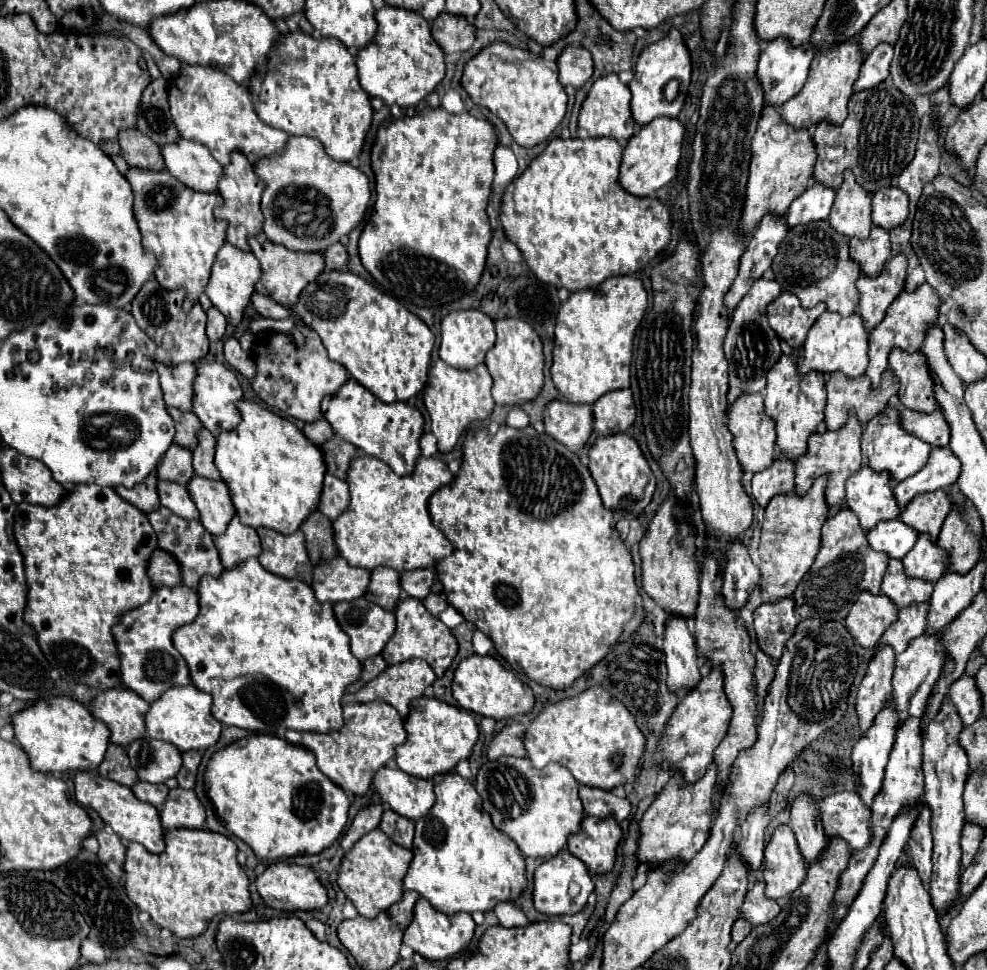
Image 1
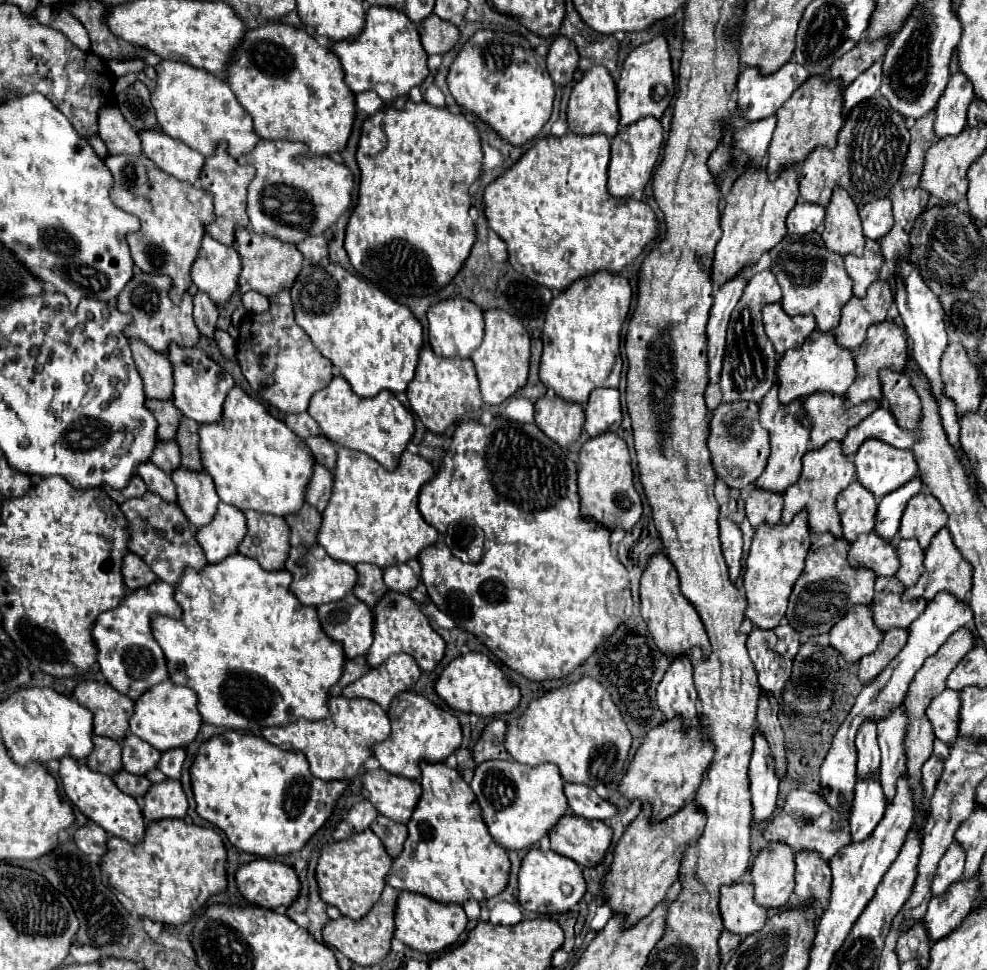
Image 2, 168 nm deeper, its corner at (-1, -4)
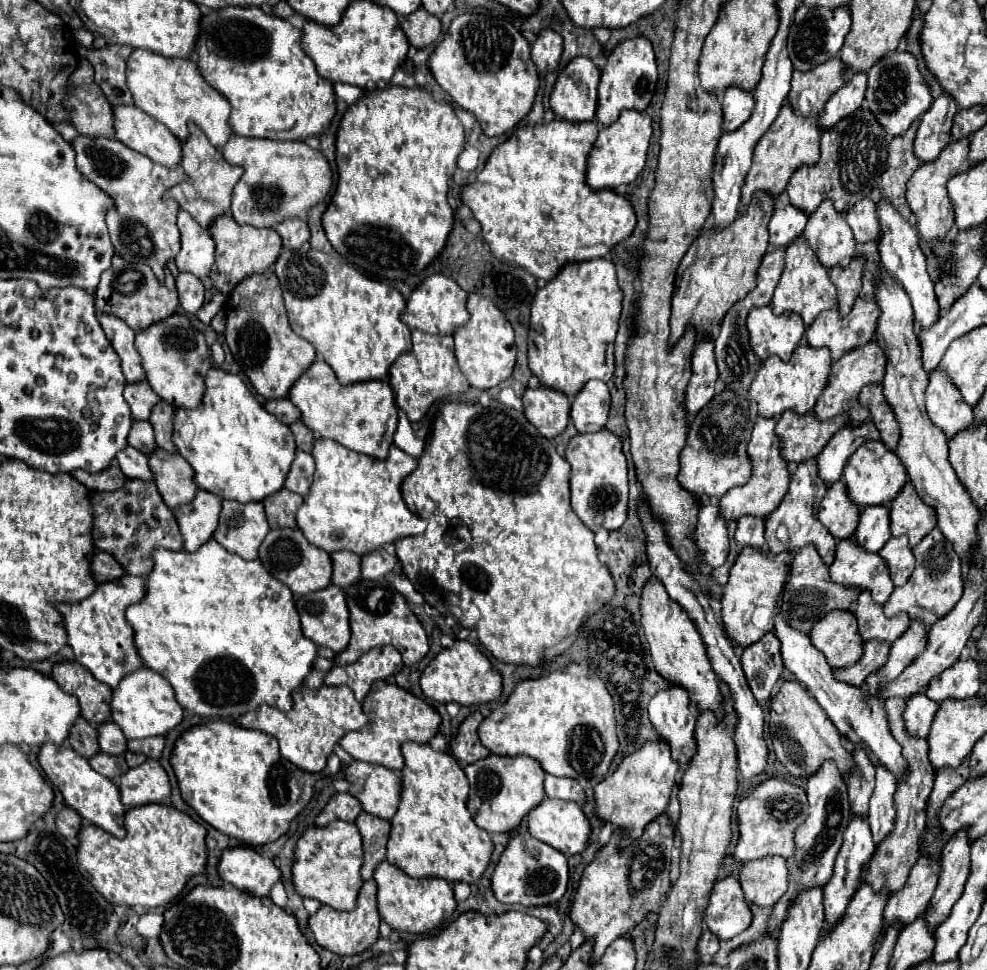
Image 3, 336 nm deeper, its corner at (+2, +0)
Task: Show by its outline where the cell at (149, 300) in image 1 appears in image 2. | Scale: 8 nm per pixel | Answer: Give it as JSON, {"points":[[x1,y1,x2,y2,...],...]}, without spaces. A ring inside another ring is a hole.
{"points":[[135,270,133,280,125,286,125,290,119,294,119,310,131,314,133,326,127,328,127,338,139,338,145,342,149,348,155,352,167,354,169,344,177,342,183,348,193,348,199,342,199,330,195,326,191,306,193,306,193,296,185,292,181,306,175,306,169,298,171,290,171,280,167,276,157,276,157,274,143,274,141,270]]}

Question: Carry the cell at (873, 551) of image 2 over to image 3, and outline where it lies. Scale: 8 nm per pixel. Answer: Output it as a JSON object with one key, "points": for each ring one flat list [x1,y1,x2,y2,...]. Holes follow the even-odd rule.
{"points":[[842,540,838,544,834,564,830,566,830,580,848,588,868,590,876,604,888,602,894,590,884,560,876,558,876,554,864,552,852,540]]}

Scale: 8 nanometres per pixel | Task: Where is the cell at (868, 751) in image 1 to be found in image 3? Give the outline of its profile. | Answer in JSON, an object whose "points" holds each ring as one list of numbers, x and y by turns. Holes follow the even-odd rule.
{"points":[[852,818,852,822,848,824,848,828,844,832,844,844,842,844,842,848,838,852,832,880,824,886,824,922,826,922,824,928,826,930,832,930,840,922,840,916,844,914,848,902,852,900,854,892,860,886,862,868,870,862,870,858,874,854,874,848,876,848,876,844,872,842,872,834,870,834,868,822,866,820,860,820,860,818]]}

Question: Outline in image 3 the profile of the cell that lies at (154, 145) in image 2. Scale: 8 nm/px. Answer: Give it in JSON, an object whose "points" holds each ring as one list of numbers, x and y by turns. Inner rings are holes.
{"points":[[114,106,112,110,116,140,162,166,180,164,180,140,164,124,138,106]]}

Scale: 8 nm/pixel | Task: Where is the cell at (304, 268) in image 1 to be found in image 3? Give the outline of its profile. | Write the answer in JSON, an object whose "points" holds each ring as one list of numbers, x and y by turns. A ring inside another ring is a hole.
{"points":[[220,216,212,220,210,234,216,242,216,262,212,266,210,280,212,284,224,292,226,296,232,292,232,288,250,276,252,272,264,272,268,266,272,266,280,254,280,236,272,228,256,228,256,226,240,226,234,222,232,216]]}

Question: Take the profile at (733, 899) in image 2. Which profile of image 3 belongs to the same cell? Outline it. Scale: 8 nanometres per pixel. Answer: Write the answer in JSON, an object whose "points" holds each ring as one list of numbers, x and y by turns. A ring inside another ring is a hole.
{"points":[[728,876,714,884,702,922,718,940,730,940,750,926,752,912,736,878]]}

